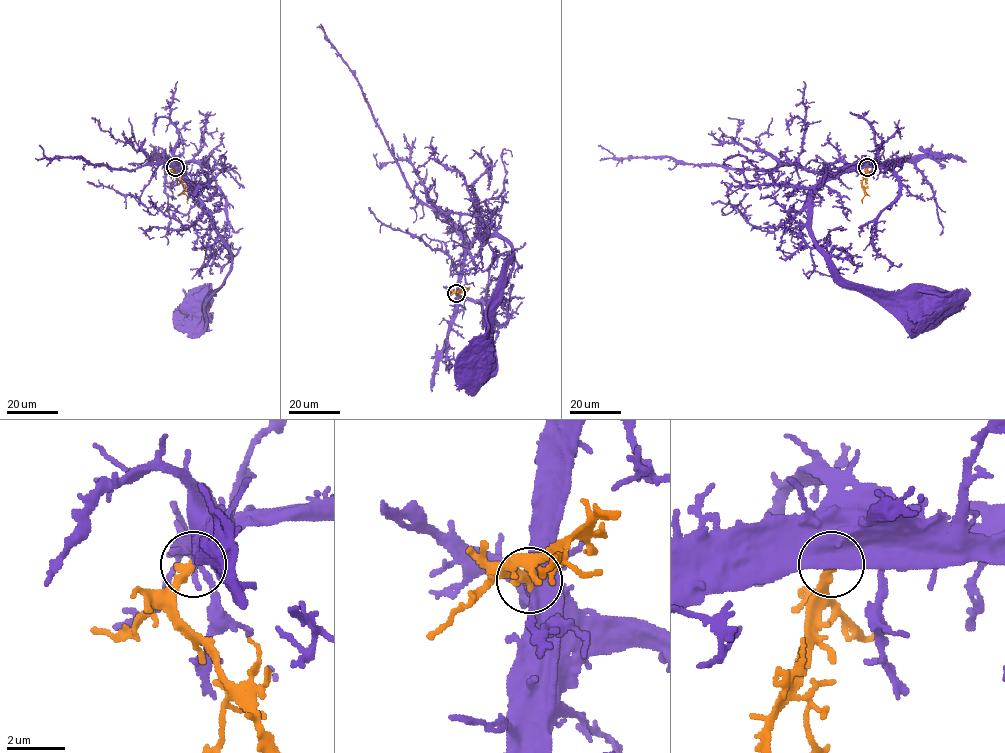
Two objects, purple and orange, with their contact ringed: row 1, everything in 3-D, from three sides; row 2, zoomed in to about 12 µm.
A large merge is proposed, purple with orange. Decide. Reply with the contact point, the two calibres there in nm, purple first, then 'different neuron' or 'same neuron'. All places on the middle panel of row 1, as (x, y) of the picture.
(456, 293) | 700/320 nm | same neuron

